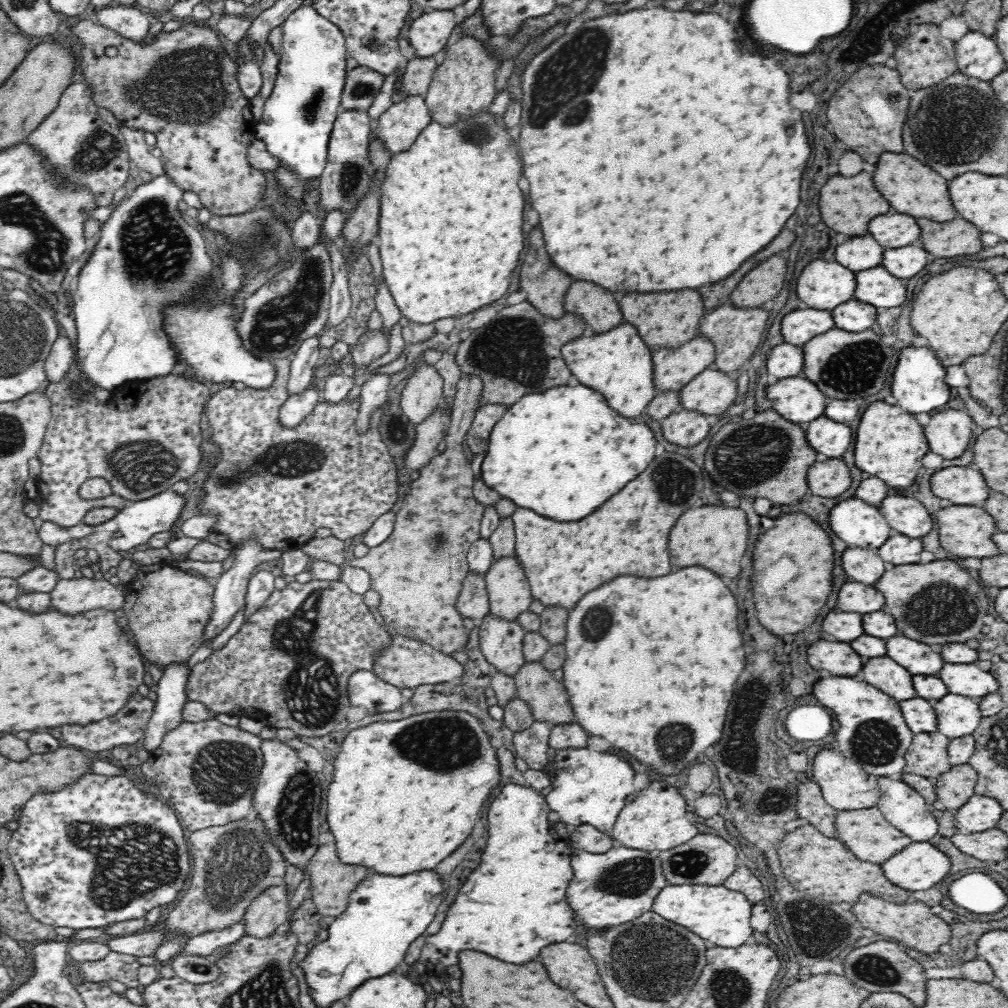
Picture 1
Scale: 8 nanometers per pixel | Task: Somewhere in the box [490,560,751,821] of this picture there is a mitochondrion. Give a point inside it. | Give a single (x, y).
(674, 740)

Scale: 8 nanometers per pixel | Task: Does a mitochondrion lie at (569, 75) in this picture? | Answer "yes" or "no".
yes

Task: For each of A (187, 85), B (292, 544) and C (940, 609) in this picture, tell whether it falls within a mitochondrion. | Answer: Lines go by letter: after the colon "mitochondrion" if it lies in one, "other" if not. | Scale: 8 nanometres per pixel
A: mitochondrion
B: other
C: mitochondrion

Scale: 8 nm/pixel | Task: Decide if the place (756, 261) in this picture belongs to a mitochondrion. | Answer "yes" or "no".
no

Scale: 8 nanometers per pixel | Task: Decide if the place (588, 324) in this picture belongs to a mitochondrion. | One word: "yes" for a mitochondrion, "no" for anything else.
no

